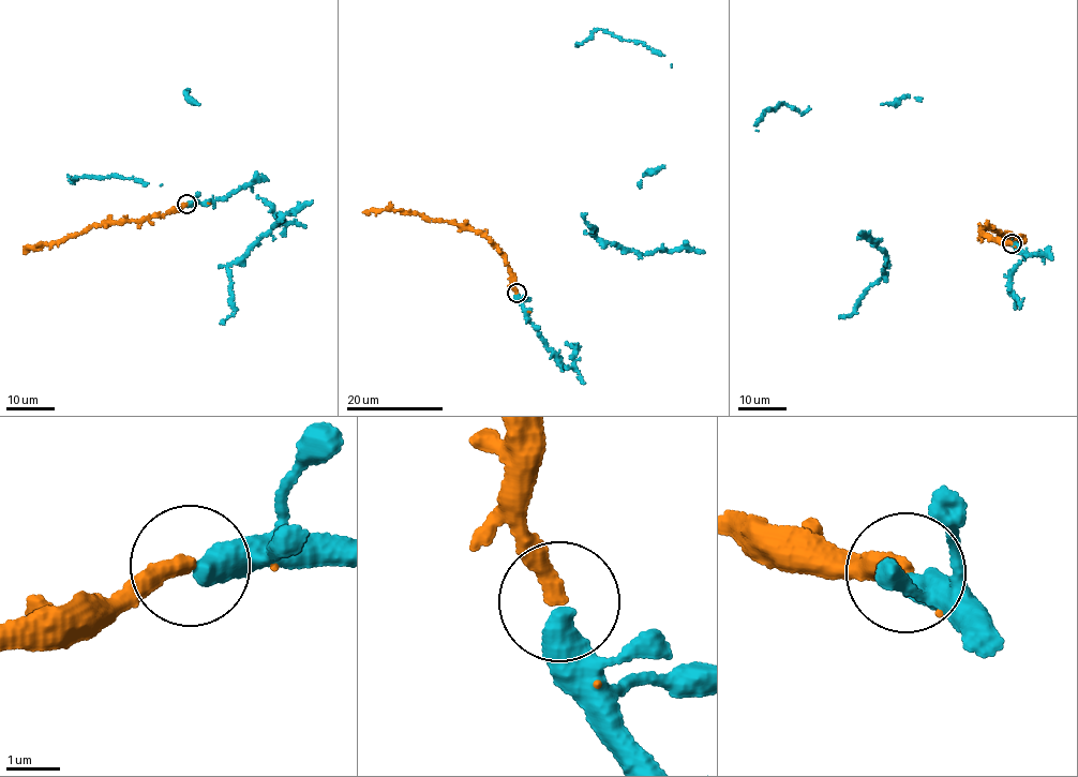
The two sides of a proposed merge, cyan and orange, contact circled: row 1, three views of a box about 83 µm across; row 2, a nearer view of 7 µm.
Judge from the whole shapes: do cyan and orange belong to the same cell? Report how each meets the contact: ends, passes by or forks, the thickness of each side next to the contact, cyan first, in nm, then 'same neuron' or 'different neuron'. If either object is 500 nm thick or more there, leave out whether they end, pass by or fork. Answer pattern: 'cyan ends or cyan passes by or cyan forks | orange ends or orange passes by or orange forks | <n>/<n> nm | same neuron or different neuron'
500/320 nm | same neuron

